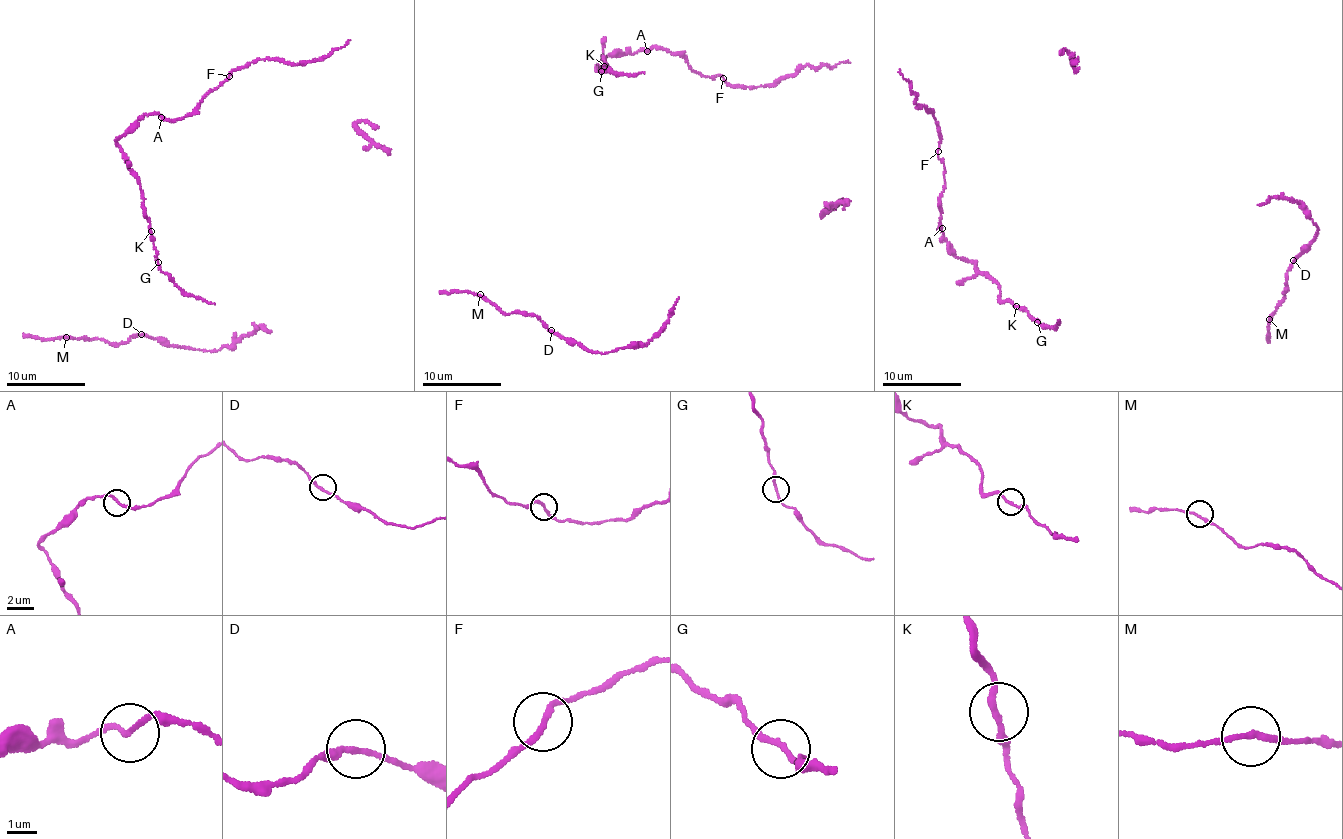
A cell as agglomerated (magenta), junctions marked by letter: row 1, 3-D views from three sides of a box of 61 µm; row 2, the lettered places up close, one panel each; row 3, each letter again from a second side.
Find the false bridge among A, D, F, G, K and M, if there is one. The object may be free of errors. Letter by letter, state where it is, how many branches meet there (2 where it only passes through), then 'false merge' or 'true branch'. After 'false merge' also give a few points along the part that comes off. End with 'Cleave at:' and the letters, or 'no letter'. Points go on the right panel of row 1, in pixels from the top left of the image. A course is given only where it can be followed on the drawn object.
A: place (942, 228); branches 2; true branch
D: place (1293, 260); branches 2; true branch
F: place (938, 151); branches 2; true branch
G: place (1037, 322); branches 2; true branch
K: place (1016, 306); branches 2; true branch
M: place (1269, 319); branches 2; true branch
Cleave at: no letter

